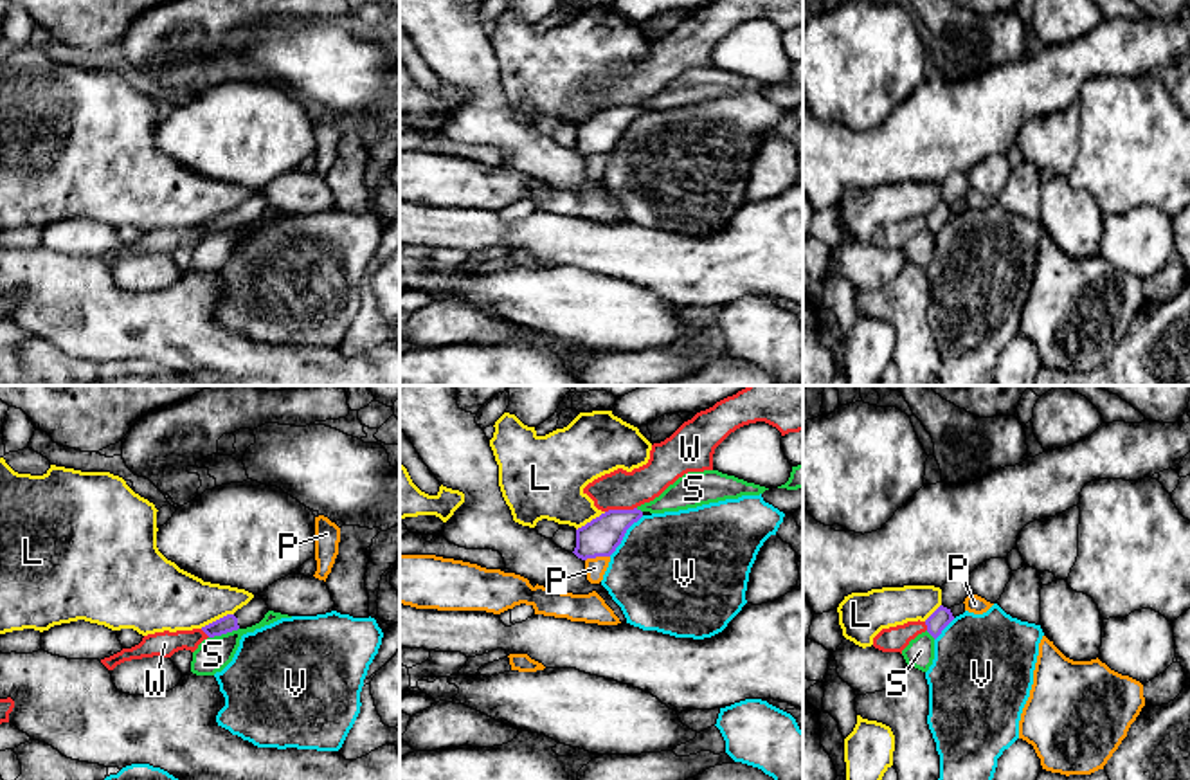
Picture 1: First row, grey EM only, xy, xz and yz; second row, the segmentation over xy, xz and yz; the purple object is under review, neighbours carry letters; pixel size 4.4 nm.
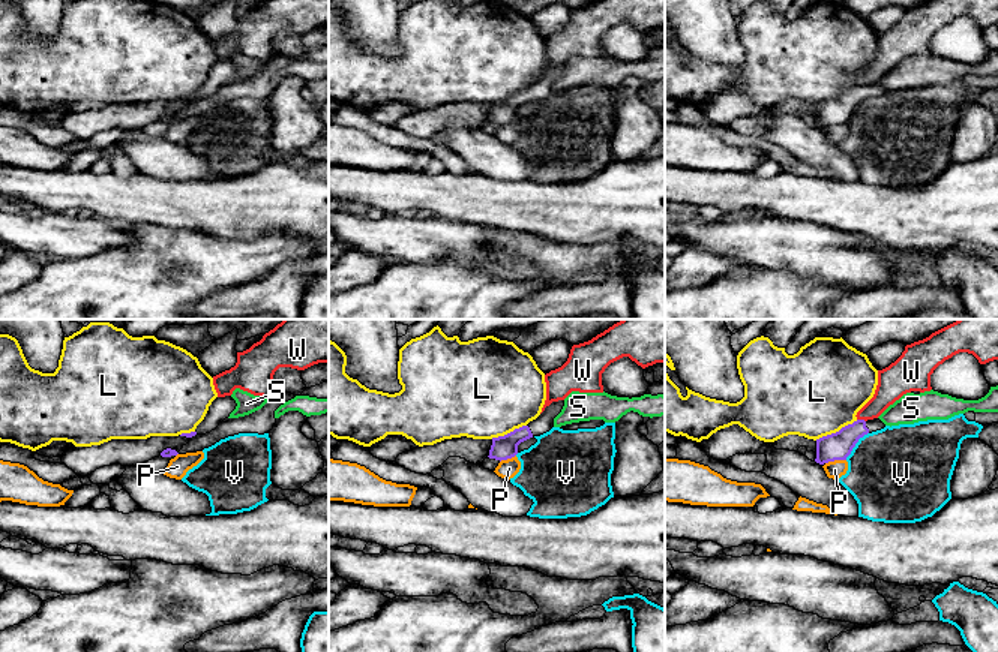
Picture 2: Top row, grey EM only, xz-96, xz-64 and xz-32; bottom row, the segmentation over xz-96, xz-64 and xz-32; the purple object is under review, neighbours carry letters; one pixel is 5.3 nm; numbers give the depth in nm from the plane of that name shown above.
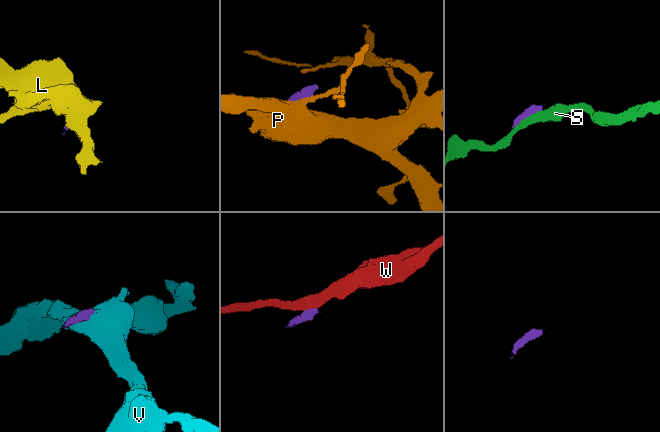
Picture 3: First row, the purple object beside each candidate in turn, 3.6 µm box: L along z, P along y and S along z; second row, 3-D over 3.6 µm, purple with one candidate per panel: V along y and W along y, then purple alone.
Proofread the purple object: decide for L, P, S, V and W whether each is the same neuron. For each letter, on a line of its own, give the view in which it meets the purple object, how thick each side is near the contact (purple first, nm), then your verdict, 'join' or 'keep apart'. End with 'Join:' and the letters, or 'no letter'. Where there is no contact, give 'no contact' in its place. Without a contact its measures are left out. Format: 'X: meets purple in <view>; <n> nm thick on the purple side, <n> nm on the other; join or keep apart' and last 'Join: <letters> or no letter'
L: meets purple in xy; 80 nm thick on the purple side, 280 nm on the other; keep apart
P: meets purple in xz; 170 nm thick on the purple side, 100 nm on the other; keep apart
S: meets purple in xy; 80 nm thick on the purple side, 160 nm on the other; keep apart
V: meets purple in xz; 170 nm thick on the purple side, 480 nm on the other; keep apart
W: meets purple in xz; 170 nm thick on the purple side, 180 nm on the other; keep apart
Join: no letter

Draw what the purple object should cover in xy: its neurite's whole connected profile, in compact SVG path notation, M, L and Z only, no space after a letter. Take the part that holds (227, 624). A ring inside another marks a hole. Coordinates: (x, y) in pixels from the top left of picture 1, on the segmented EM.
M256 594L247 605L238 609L234 614L227 614L202 627L202 630L209 638L221 636L221 634L227 634L238 629L247 629L259 623L266 612L268 612L266 602L259 594Z

